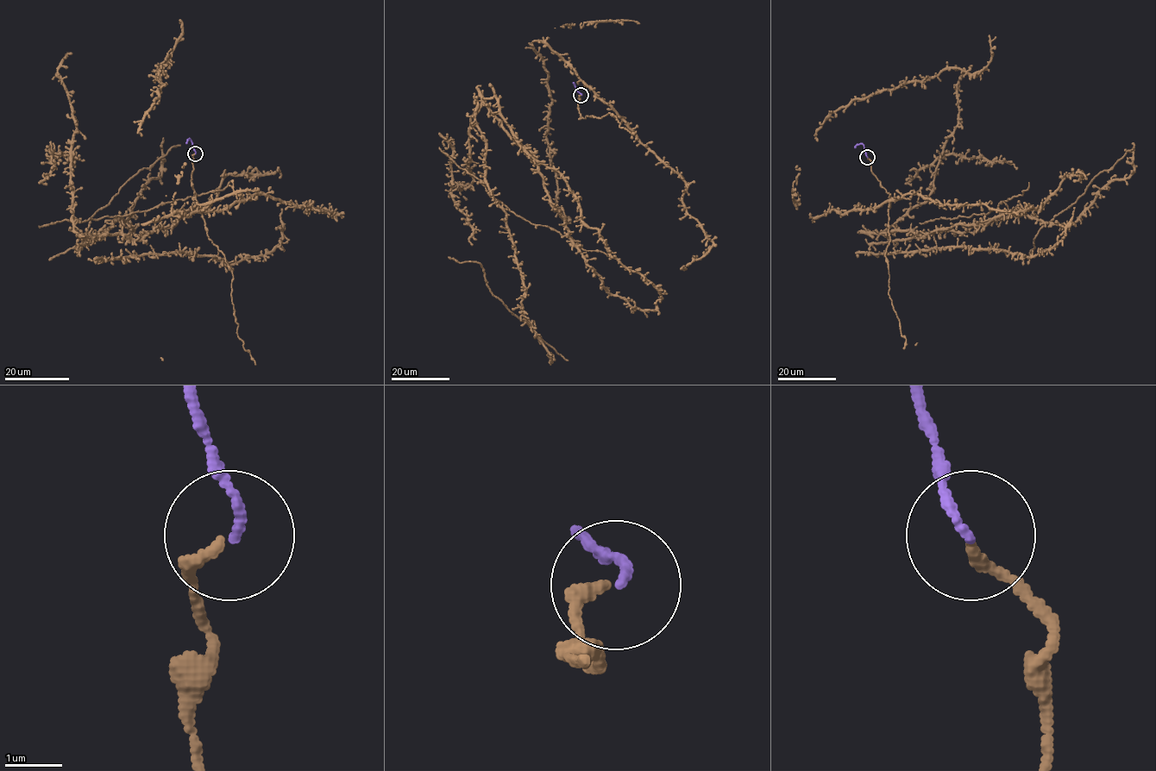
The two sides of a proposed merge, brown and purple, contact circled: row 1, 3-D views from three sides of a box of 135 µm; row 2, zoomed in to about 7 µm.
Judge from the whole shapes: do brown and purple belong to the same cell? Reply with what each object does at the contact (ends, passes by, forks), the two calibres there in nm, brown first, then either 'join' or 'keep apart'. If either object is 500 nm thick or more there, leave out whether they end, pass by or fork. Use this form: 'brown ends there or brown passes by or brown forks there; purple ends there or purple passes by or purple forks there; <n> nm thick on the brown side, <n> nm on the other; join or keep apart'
brown ends there; purple ends there; 200 nm thick on the brown side, 140 nm on the other; join

